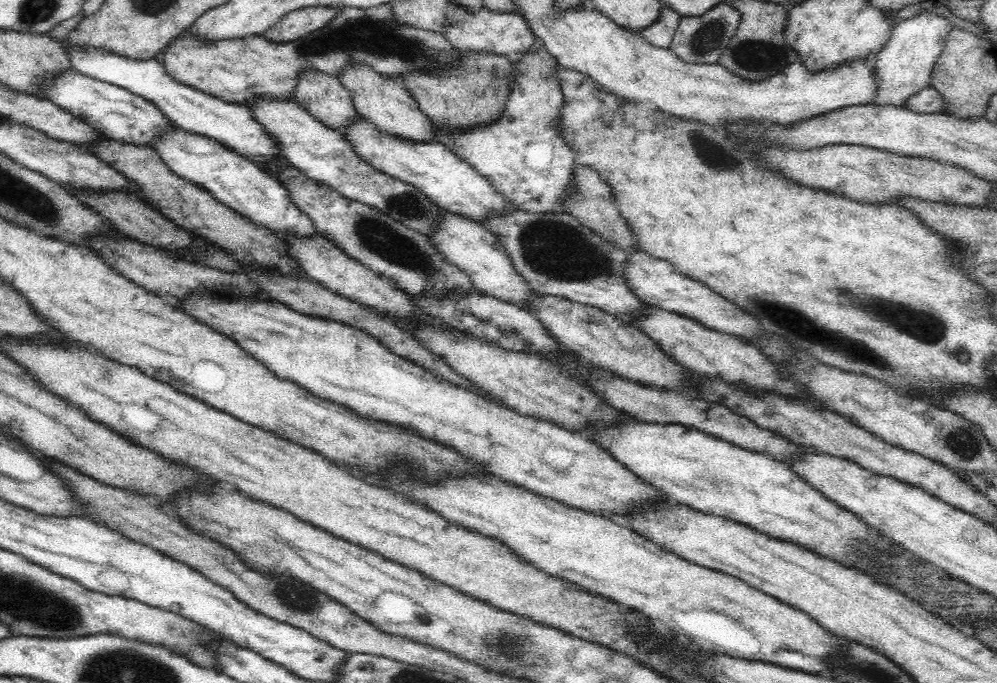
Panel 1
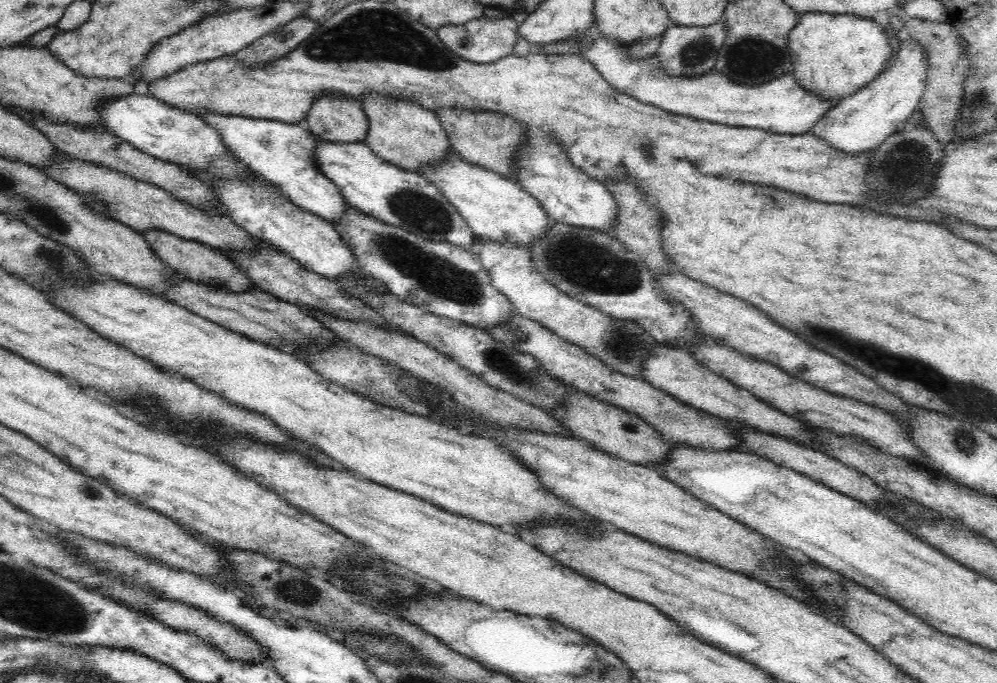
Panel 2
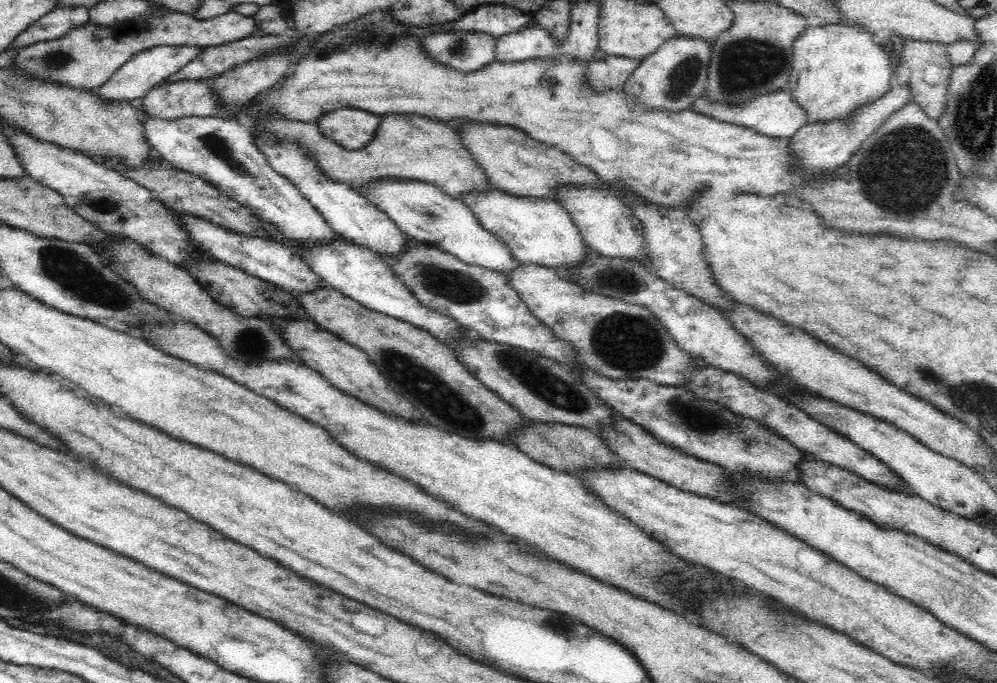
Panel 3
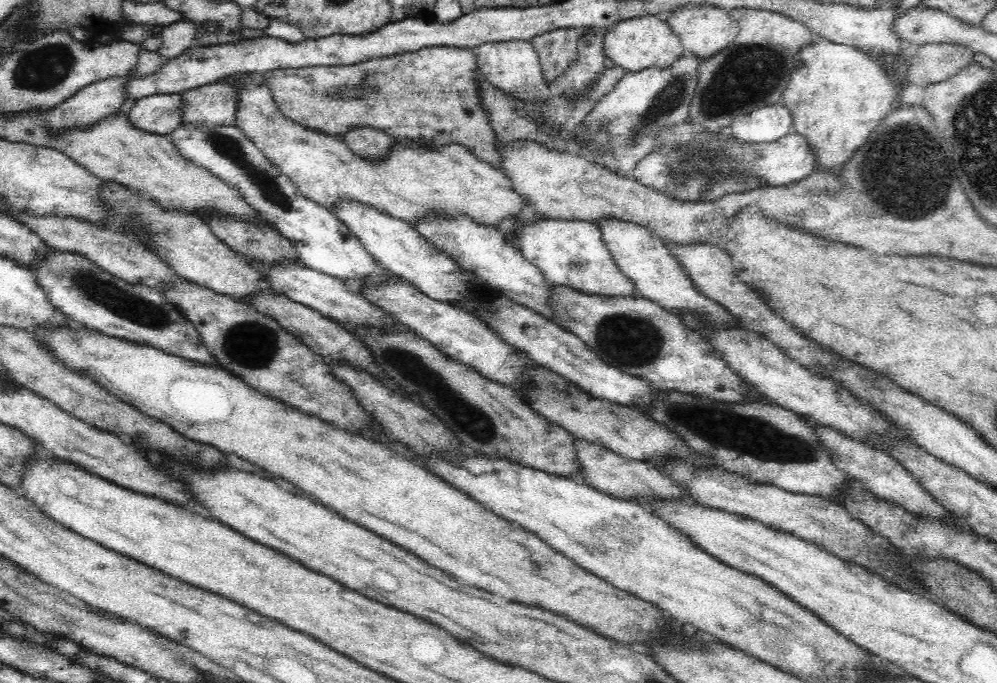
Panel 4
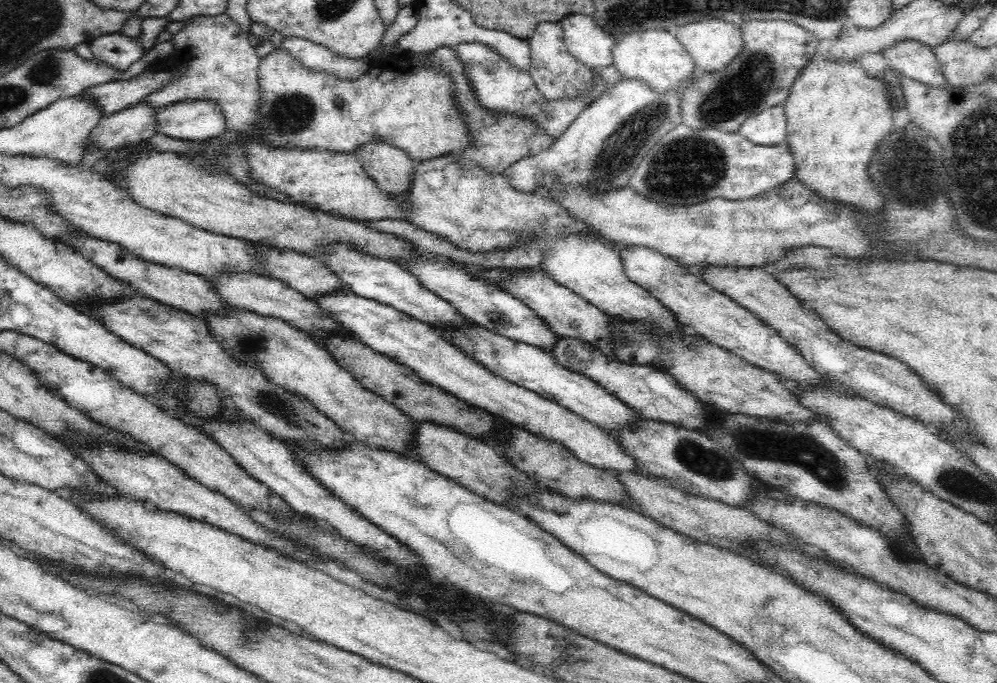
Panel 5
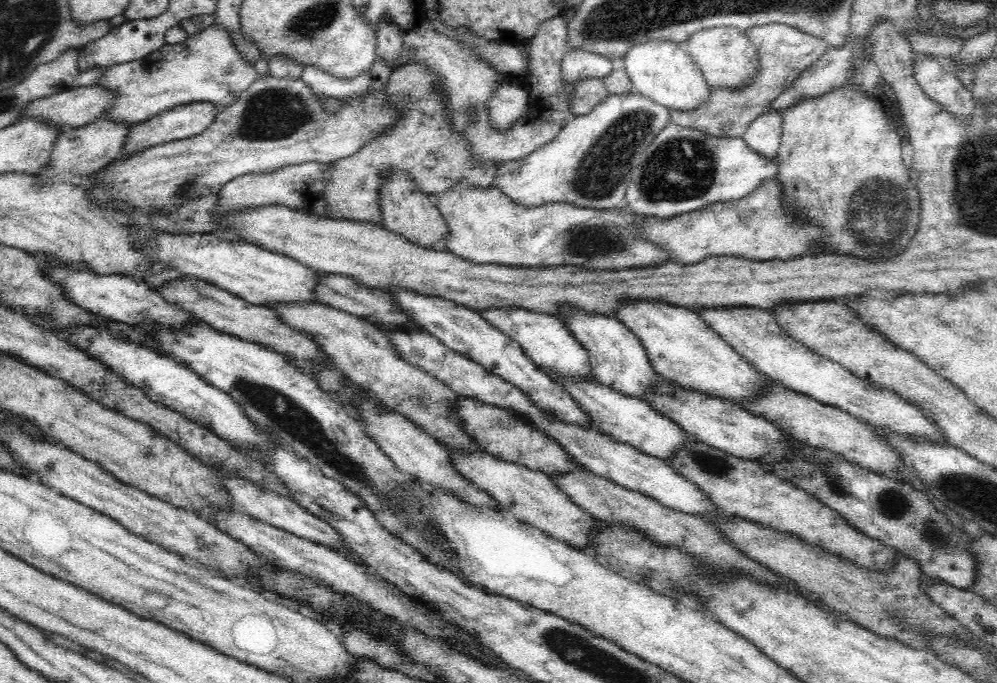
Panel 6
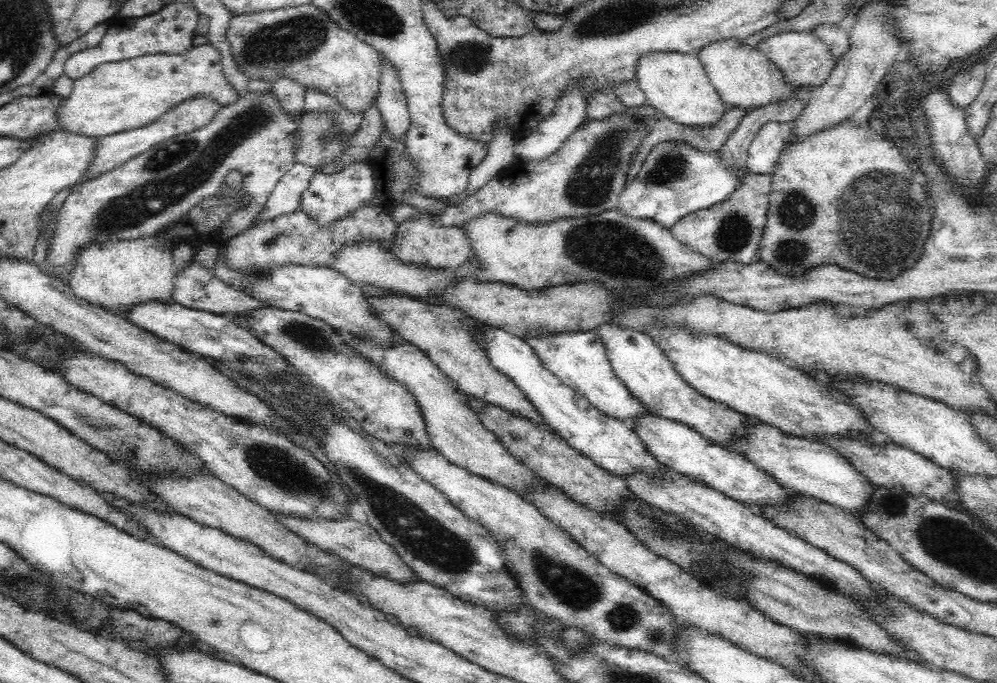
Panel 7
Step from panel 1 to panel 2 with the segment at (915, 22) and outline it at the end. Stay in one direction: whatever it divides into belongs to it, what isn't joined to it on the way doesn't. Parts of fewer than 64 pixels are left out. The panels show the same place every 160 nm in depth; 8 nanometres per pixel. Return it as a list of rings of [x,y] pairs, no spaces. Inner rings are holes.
[[[910,36],[909,40],[900,42],[895,54],[891,54],[887,66],[884,66],[884,72],[876,74],[876,78],[872,78],[868,84],[860,86],[854,94],[842,99],[828,114],[824,115],[820,122],[816,122],[812,133],[846,154],[856,155],[876,149],[886,141],[888,136],[891,136],[897,129],[903,128],[913,118],[927,83],[928,67],[925,48]]]

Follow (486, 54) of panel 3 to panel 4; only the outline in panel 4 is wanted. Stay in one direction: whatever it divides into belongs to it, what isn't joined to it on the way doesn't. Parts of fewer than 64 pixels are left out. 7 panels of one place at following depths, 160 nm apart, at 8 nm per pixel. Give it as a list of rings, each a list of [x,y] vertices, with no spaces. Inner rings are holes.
[[[424,46],[420,50],[370,59],[350,66],[311,66],[299,69],[278,69],[265,72],[268,88],[273,94],[280,113],[308,129],[342,137],[353,127],[372,126],[389,134],[394,140],[414,141],[414,143],[459,143],[468,148],[475,158],[500,169],[500,156],[495,143],[496,134],[483,108],[478,105],[477,86],[478,62],[475,48],[456,46]],[[363,82],[369,86],[361,99],[342,99],[336,90],[340,86],[356,86]]]

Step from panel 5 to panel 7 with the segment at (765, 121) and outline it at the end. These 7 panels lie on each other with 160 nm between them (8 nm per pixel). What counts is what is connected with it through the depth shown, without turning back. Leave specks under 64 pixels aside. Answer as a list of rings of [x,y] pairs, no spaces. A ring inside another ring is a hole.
[[[776,121],[766,122],[748,150],[747,168],[750,173],[771,176],[785,146],[785,126]]]

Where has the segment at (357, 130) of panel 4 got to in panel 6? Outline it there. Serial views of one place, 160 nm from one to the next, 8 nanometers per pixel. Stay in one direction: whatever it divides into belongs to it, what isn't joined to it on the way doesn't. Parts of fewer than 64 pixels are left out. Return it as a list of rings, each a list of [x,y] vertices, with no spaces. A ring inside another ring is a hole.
[[[386,168],[381,180],[383,182],[378,194],[381,218],[378,224],[426,249],[431,249],[438,240],[444,238],[444,232],[448,230],[444,217],[436,208],[433,198],[420,191],[408,170]]]

